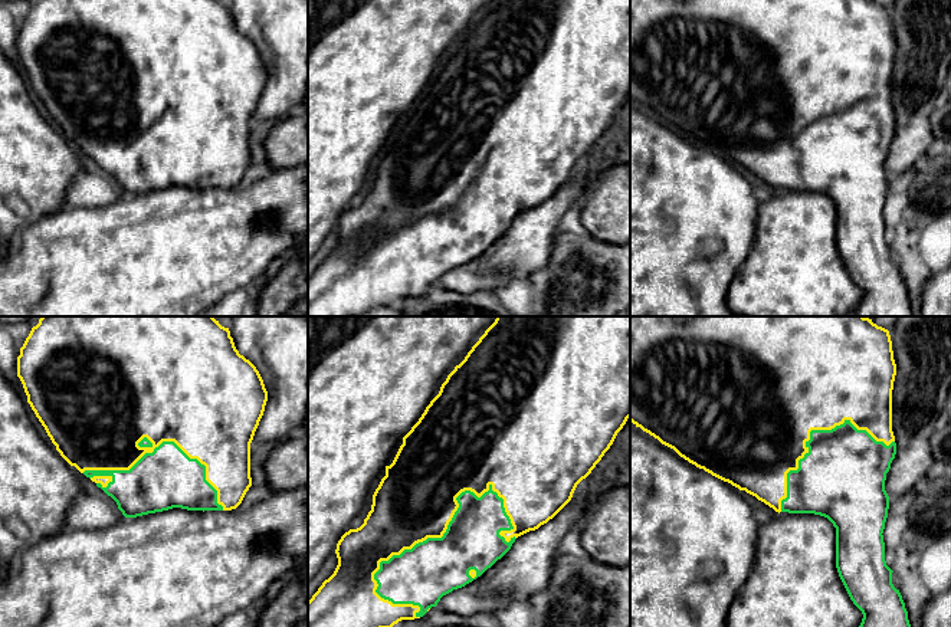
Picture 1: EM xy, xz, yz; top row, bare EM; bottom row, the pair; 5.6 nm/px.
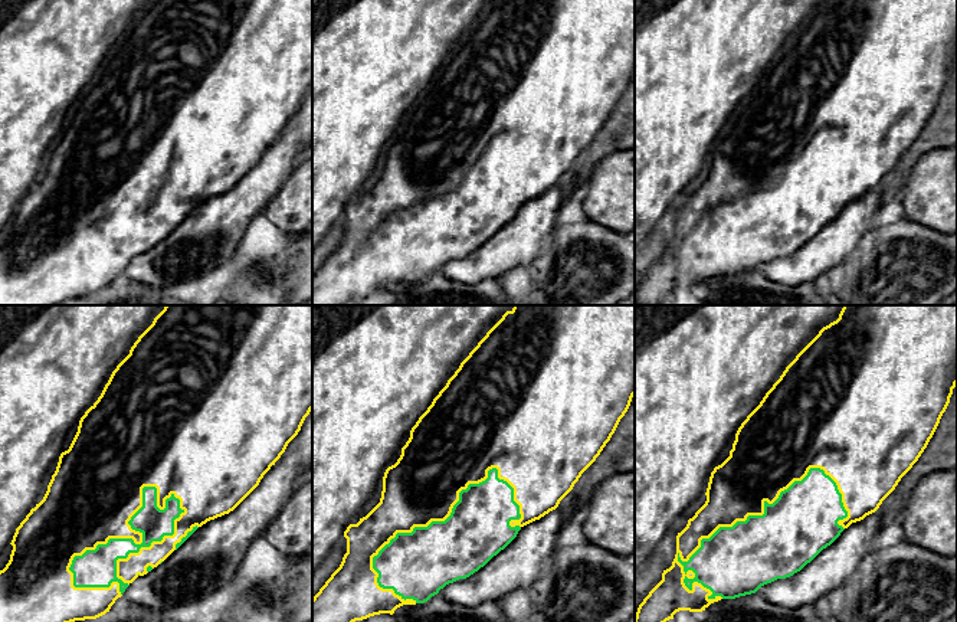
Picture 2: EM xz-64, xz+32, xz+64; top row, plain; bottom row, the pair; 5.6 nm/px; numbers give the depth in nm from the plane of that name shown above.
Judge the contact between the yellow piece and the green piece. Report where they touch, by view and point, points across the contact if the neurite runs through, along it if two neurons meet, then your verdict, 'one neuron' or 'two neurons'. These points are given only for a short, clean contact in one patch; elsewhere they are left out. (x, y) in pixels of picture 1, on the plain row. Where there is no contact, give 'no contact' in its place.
xz (433, 214) | one neuron

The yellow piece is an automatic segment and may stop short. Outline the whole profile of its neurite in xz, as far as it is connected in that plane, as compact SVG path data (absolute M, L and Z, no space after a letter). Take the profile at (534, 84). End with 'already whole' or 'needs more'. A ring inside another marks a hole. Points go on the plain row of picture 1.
M493 0L479 19L472 24L465 37L455 45L442 62L439 72L430 79L419 99L403 115L393 141L386 144L386 154L381 157L378 165L373 173L371 188L364 201L357 207L345 210L337 221L338 243L334 252L322 260L318 269L308 279L308 316L357 316L370 309L380 306L393 306L401 298L414 298L423 295L432 285L436 285L440 276L453 267L462 266L481 255L498 237L501 237L512 224L515 217L529 209L538 207L541 203L552 197L573 175L577 163L586 157L596 142L601 138L604 131L613 122L617 111L623 106L630 95L630 0Z; needs more

